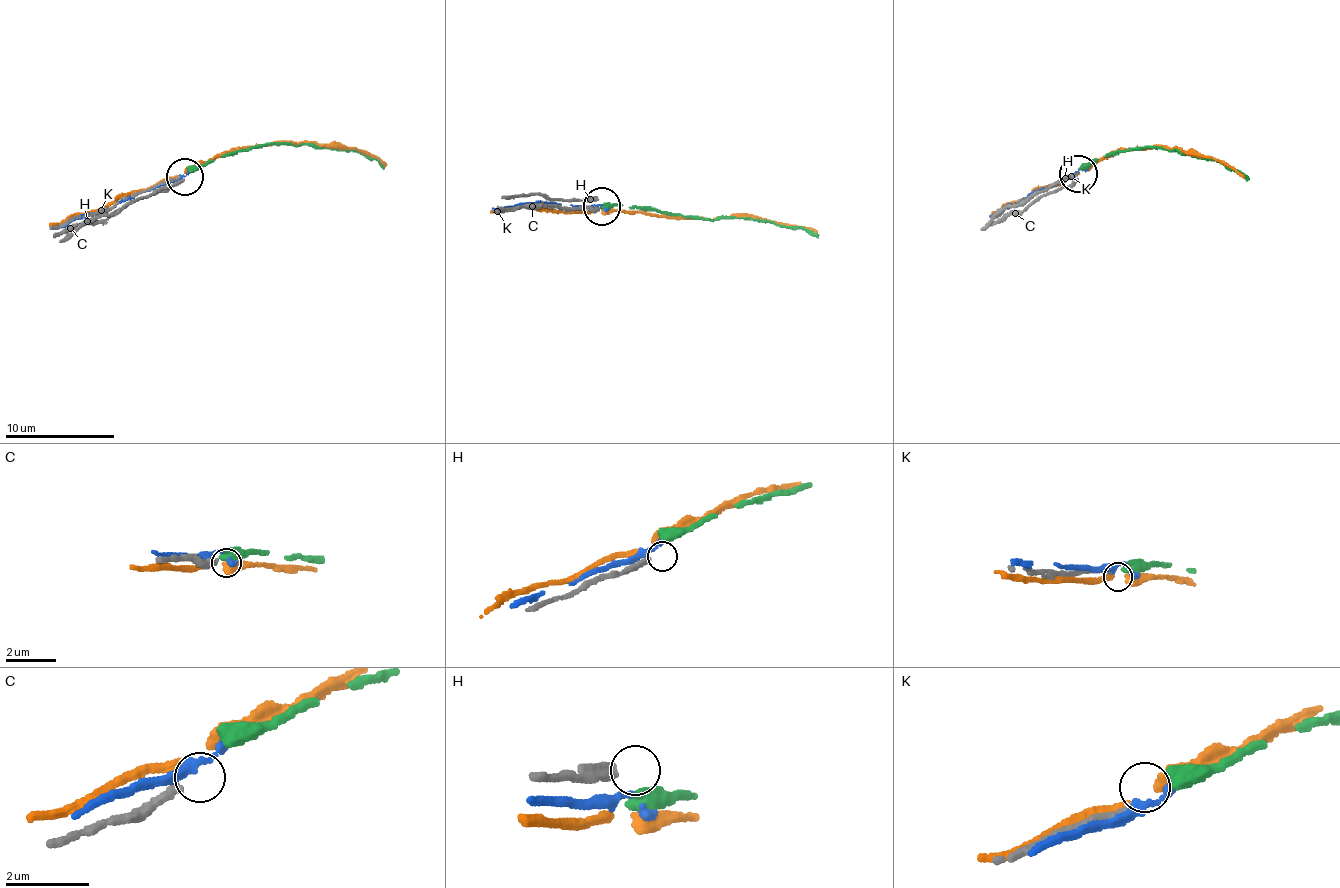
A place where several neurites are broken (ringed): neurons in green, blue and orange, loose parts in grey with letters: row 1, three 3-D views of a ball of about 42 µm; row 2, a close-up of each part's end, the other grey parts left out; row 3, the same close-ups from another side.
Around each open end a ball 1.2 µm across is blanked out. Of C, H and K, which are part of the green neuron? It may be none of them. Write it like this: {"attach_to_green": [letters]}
{"attach_to_green": []}

